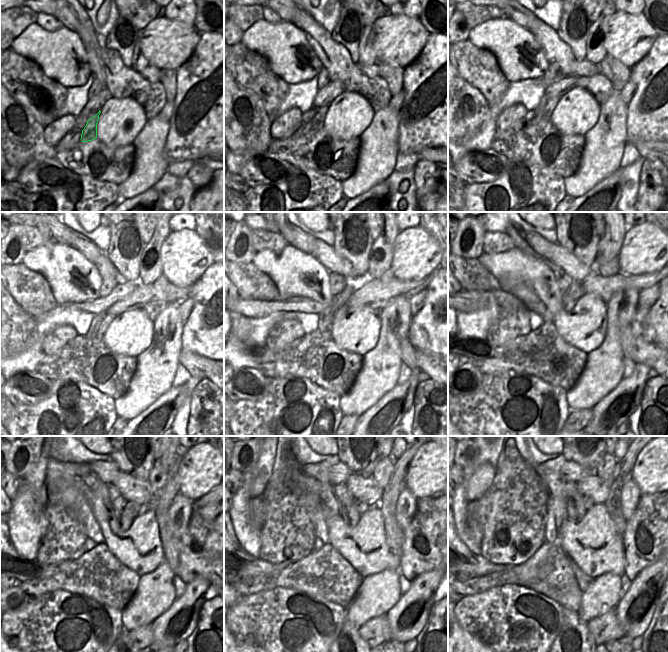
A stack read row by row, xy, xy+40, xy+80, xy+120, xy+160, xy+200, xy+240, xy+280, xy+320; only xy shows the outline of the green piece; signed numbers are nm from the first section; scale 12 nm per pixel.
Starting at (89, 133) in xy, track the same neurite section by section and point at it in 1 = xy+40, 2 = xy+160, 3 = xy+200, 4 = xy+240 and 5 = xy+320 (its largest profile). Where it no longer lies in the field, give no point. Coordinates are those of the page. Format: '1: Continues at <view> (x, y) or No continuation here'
1: Continues at xy+40 (317, 122)
2: Continues at xy+160 (342, 310)
3: Continues at xy+200 (570, 298)
4: Continues at xy+240 (132, 510)
5: Continues at xy+320 (588, 501).

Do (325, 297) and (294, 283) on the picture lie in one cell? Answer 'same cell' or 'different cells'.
same cell

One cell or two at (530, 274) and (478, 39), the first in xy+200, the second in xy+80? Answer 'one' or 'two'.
one

